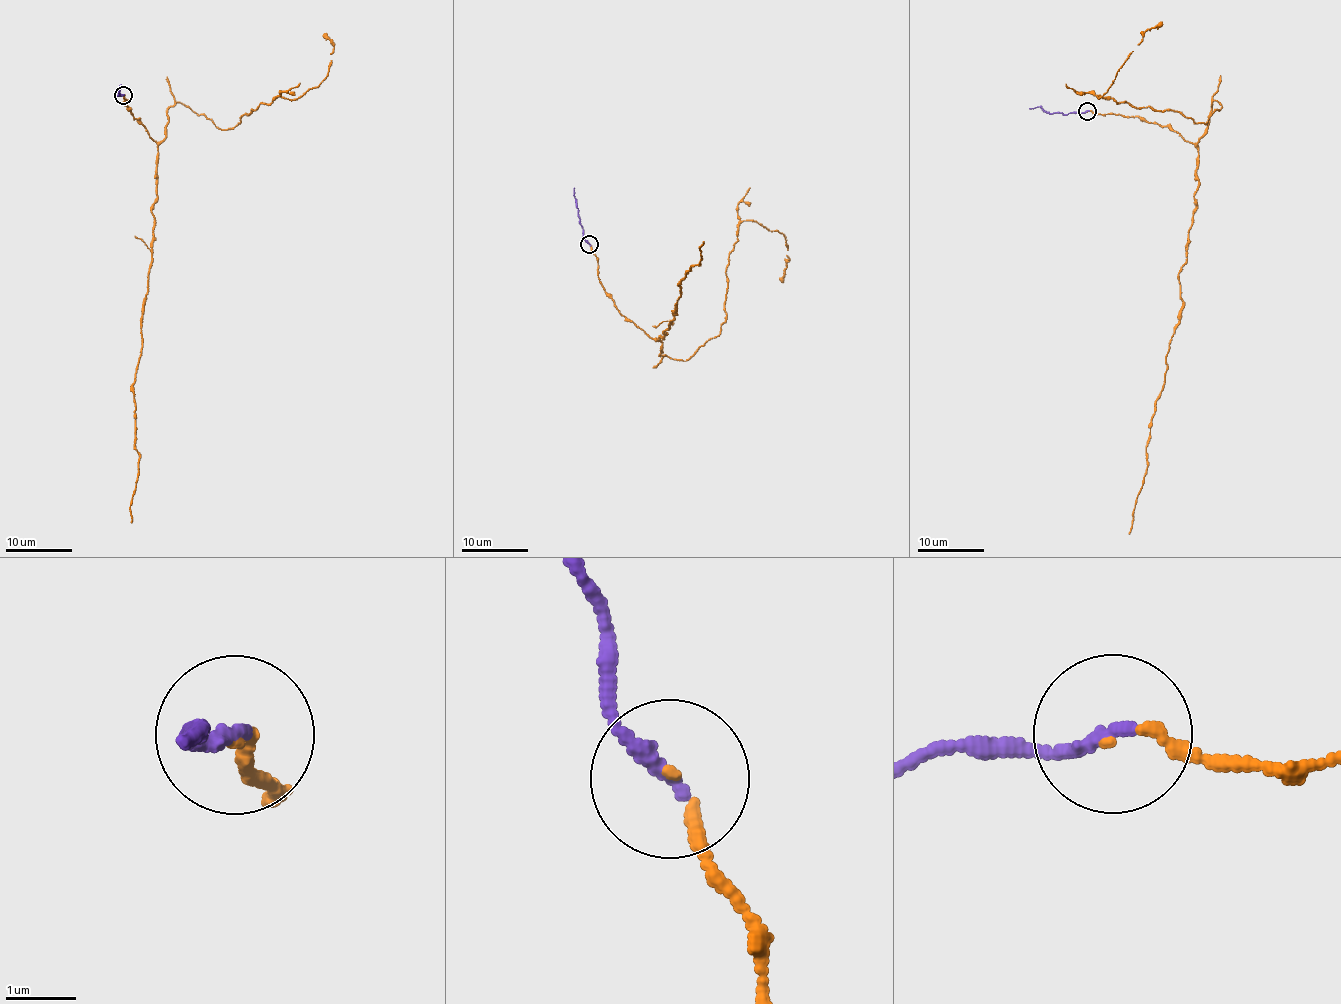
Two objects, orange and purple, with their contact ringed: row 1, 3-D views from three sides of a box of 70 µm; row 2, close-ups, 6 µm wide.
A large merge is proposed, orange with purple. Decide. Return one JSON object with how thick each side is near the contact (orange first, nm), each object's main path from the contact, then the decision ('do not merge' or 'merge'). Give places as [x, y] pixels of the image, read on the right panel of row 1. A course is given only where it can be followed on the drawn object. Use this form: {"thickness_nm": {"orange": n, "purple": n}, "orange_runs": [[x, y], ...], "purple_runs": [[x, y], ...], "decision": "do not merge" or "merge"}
{"thickness_nm": {"orange": 130, "purple": 200}, "orange_runs": [[1087, 111], [1167, 125], [1199, 148], [1196, 212], [1187, 262], [1178, 274], [1180, 324], [1166, 356], [1129, 534]], "purple_runs": [[1087, 111], [1066, 114], [1044, 112], [1039, 107], [1029, 108]], "decision": "merge"}

